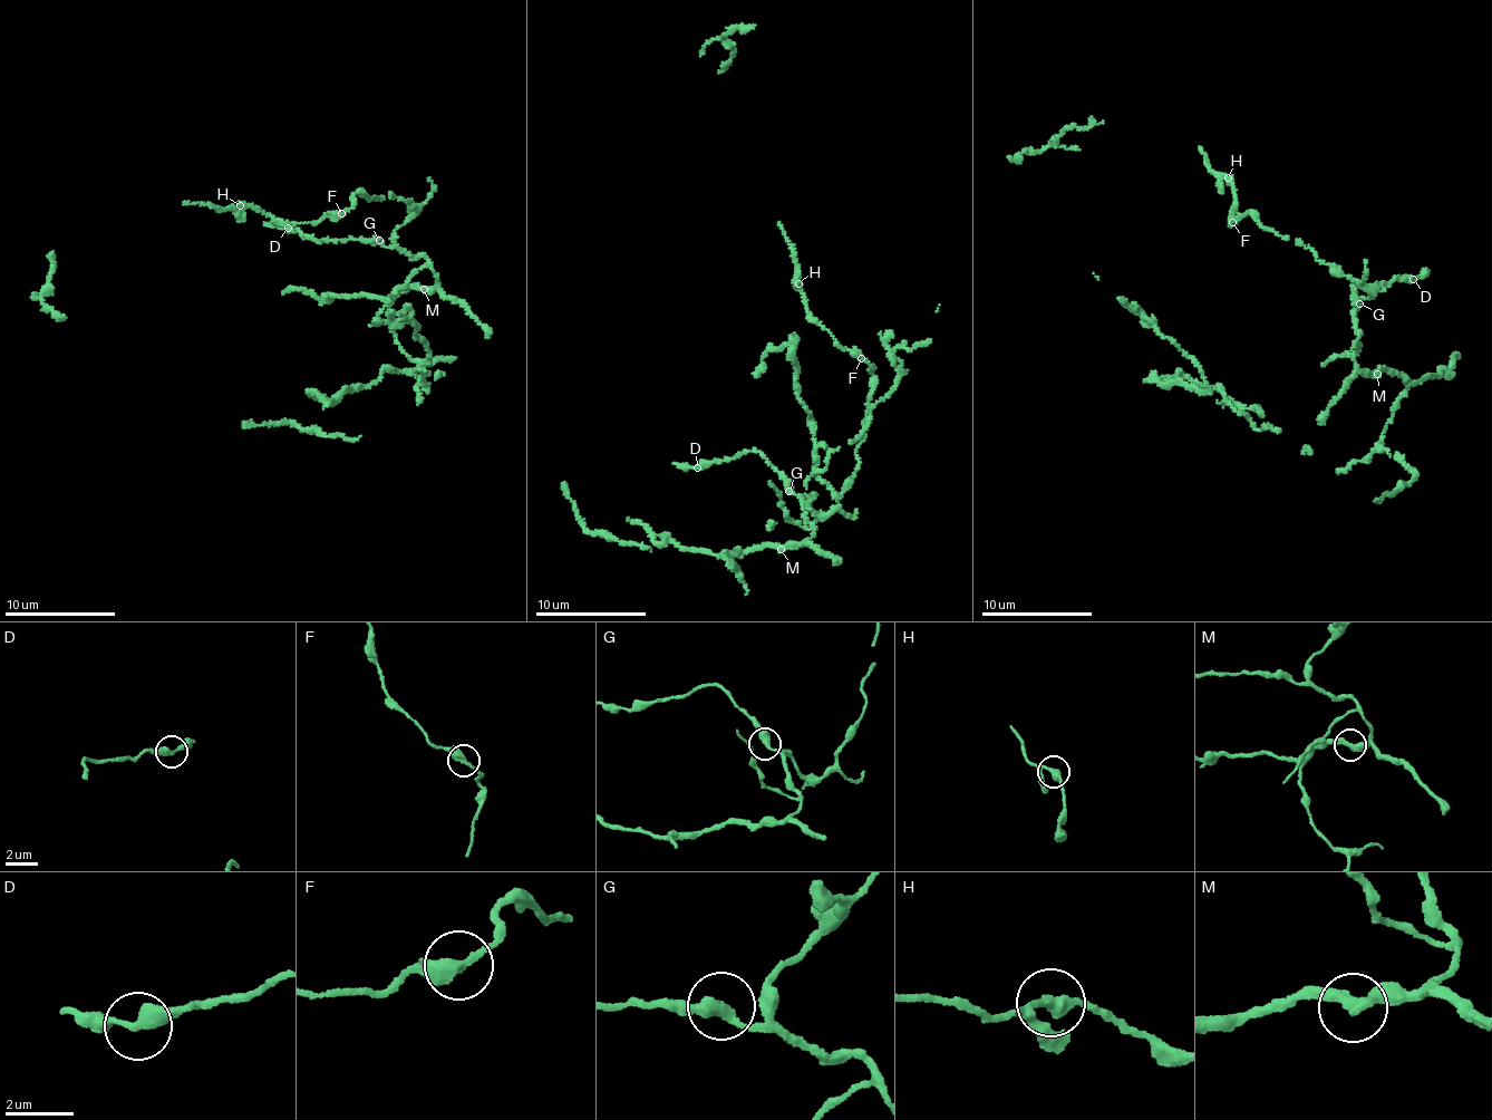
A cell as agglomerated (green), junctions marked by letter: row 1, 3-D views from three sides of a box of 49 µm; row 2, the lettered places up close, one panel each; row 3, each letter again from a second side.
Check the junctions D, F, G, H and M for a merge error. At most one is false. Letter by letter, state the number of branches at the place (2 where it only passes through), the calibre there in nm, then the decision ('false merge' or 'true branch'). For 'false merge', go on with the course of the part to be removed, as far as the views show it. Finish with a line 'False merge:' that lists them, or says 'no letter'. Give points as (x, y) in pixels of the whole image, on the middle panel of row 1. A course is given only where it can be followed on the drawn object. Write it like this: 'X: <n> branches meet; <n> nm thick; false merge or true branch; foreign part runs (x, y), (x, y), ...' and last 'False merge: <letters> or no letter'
D: 2 branches meet; 360 nm thick; true branch
F: 2 branches meet; 380 nm thick; true branch
G: 2 branches meet; 360 nm thick; true branch
H: 2 branches meet; 320 nm thick; true branch
M: 2 branches meet; 340 nm thick; true branch
False merge: no letter

